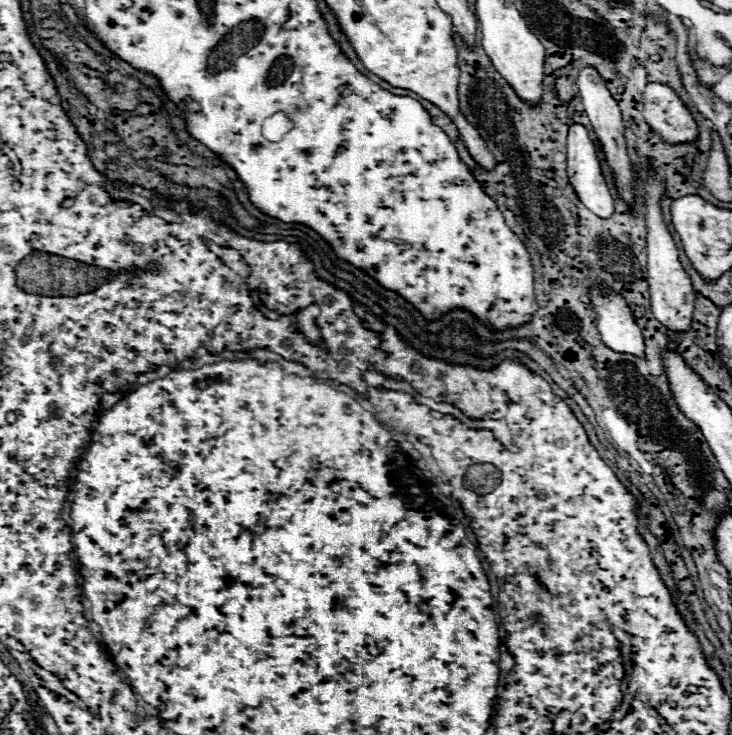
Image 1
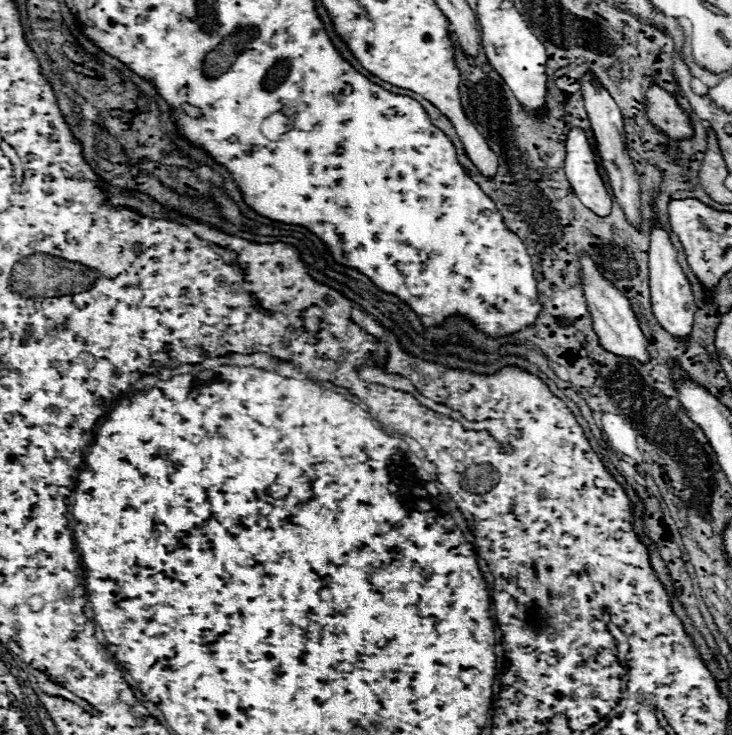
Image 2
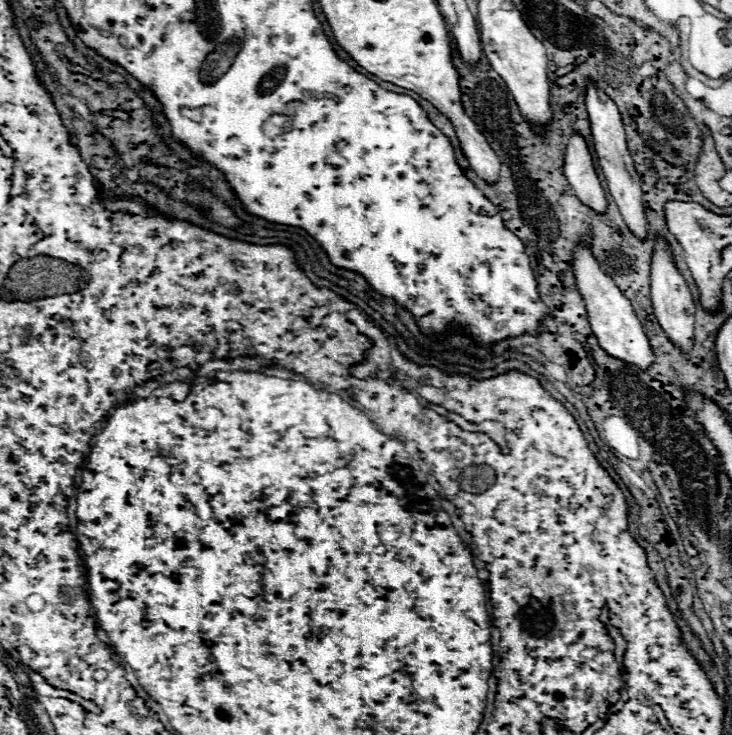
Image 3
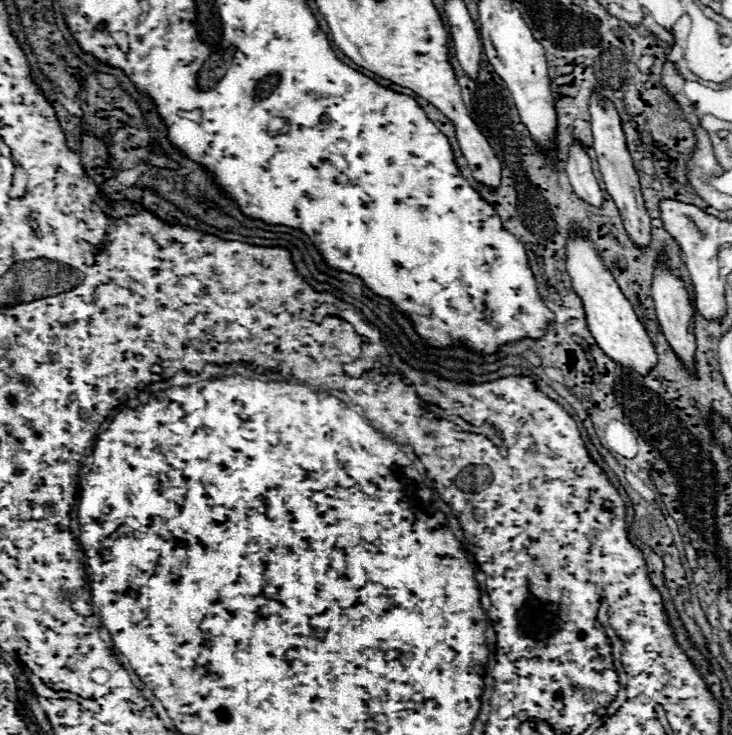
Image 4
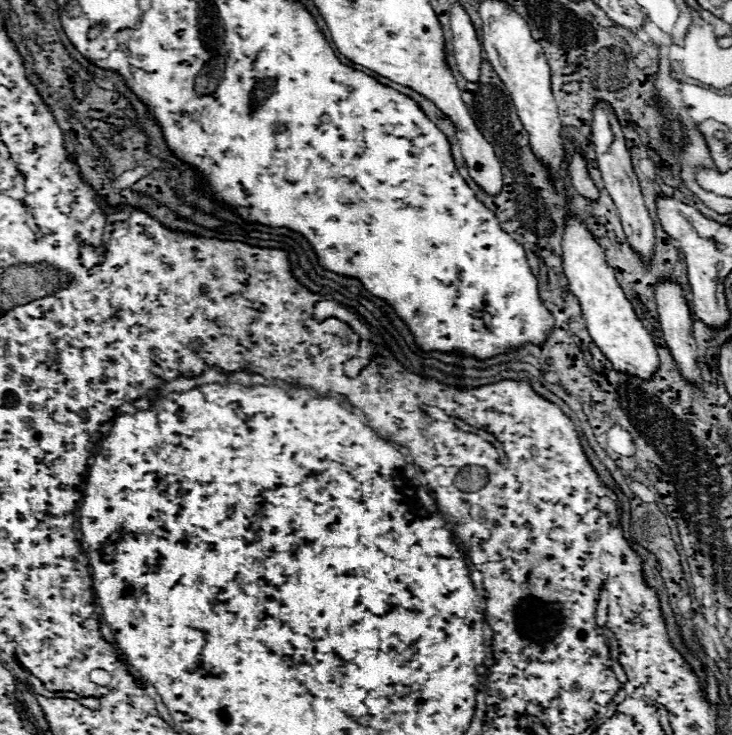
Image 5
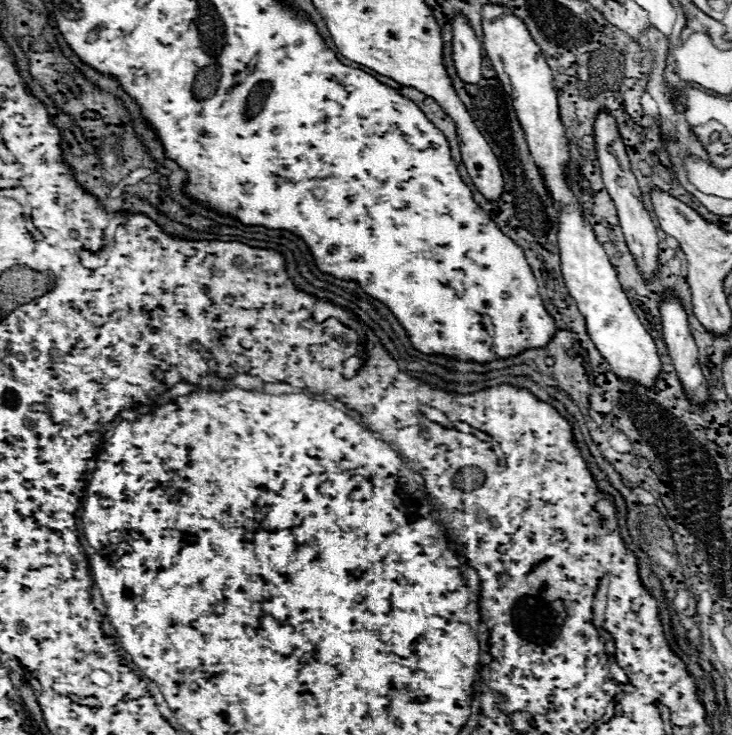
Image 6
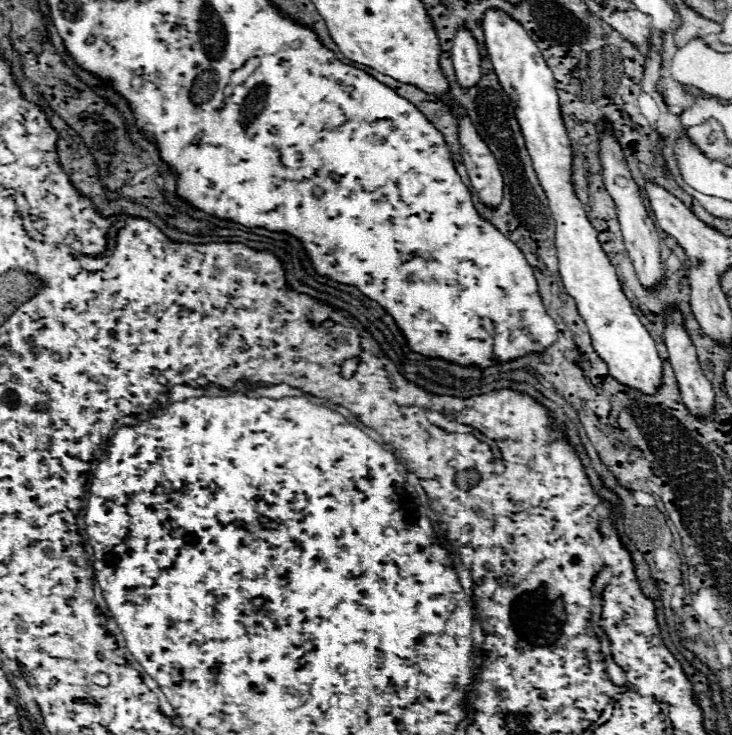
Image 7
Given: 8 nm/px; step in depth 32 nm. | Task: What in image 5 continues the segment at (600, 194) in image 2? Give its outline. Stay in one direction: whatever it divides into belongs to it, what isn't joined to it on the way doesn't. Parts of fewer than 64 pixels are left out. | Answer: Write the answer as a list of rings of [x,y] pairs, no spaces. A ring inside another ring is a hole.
[[[576,154],[570,158],[568,162],[568,174],[570,174],[570,182],[572,186],[576,188],[576,192],[580,196],[586,196],[586,198],[598,198],[598,188],[594,186],[594,182],[590,180],[588,172],[586,172],[586,160]]]

